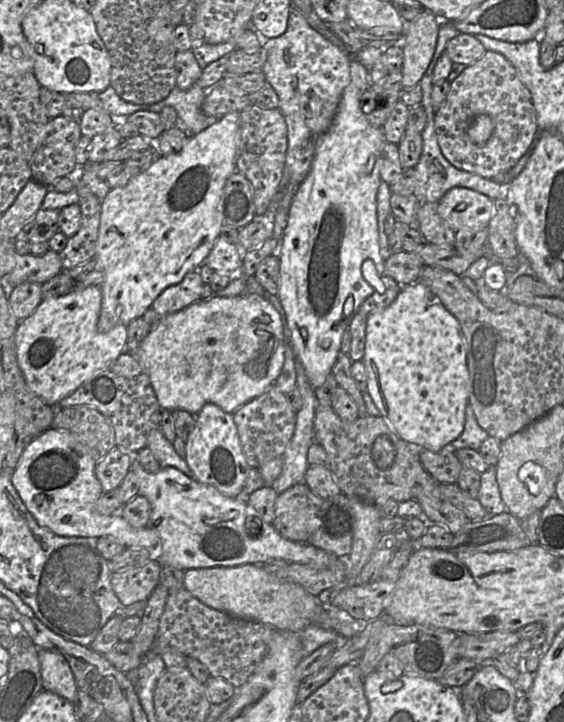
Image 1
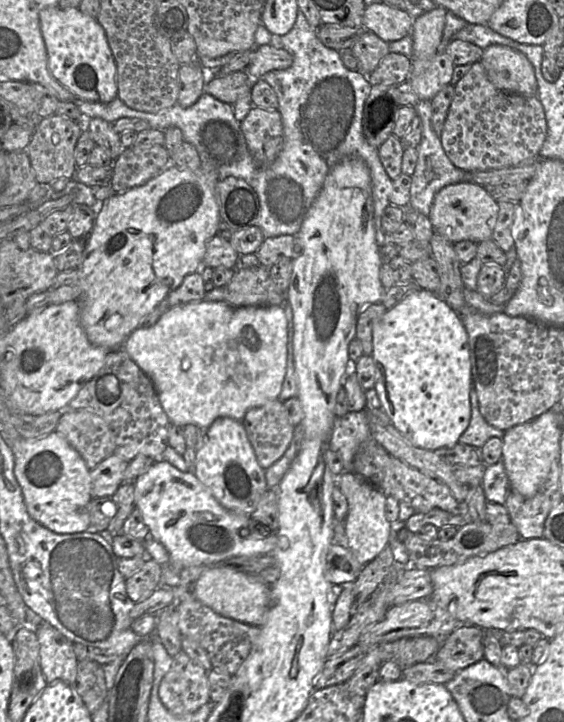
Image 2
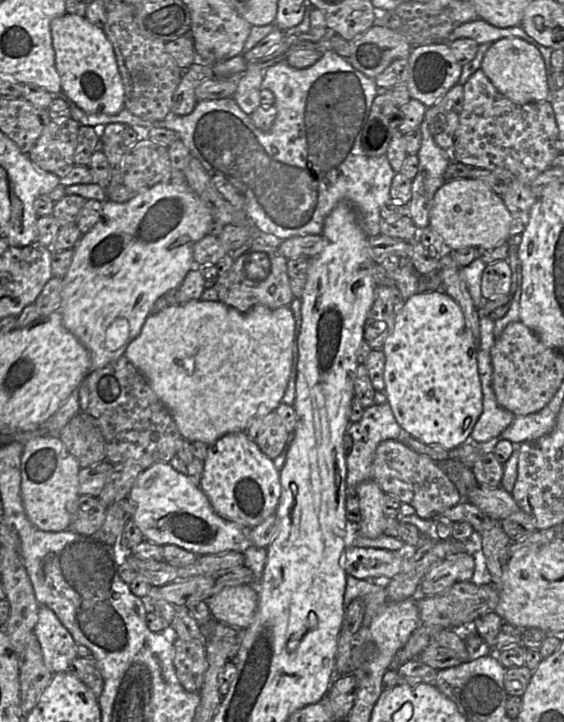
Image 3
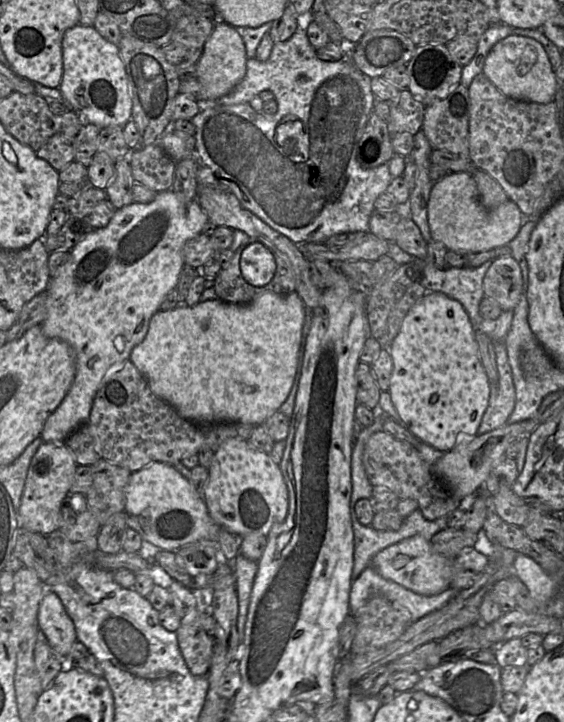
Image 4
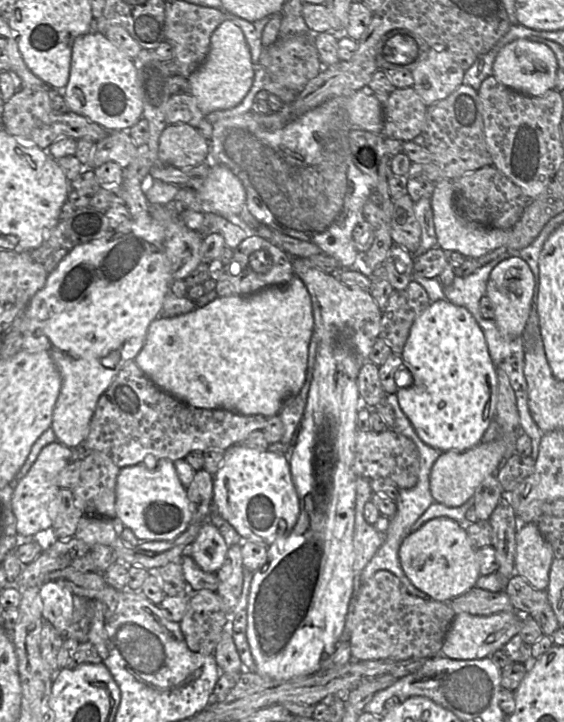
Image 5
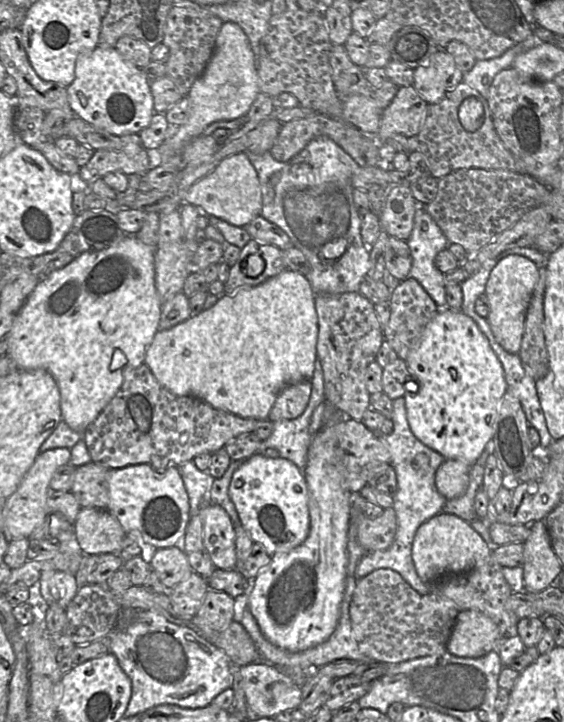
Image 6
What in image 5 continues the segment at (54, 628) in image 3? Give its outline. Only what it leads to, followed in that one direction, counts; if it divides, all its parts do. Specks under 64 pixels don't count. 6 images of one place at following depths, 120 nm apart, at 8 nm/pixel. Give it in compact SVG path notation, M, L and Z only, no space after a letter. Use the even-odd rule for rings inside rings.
M50 581L40 587L40 597L44 621L50 622L65 638L73 618L74 594L65 585Z

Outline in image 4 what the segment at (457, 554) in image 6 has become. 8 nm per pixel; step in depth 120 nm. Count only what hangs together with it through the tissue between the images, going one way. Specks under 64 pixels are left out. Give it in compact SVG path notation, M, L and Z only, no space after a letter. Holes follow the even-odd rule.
M415 535L378 552L373 557L370 566L386 580L393 581L416 594L433 596L449 588L452 576L452 559L435 553L429 540L421 535ZM395 558L405 559L406 564L400 569L394 568L393 561Z

